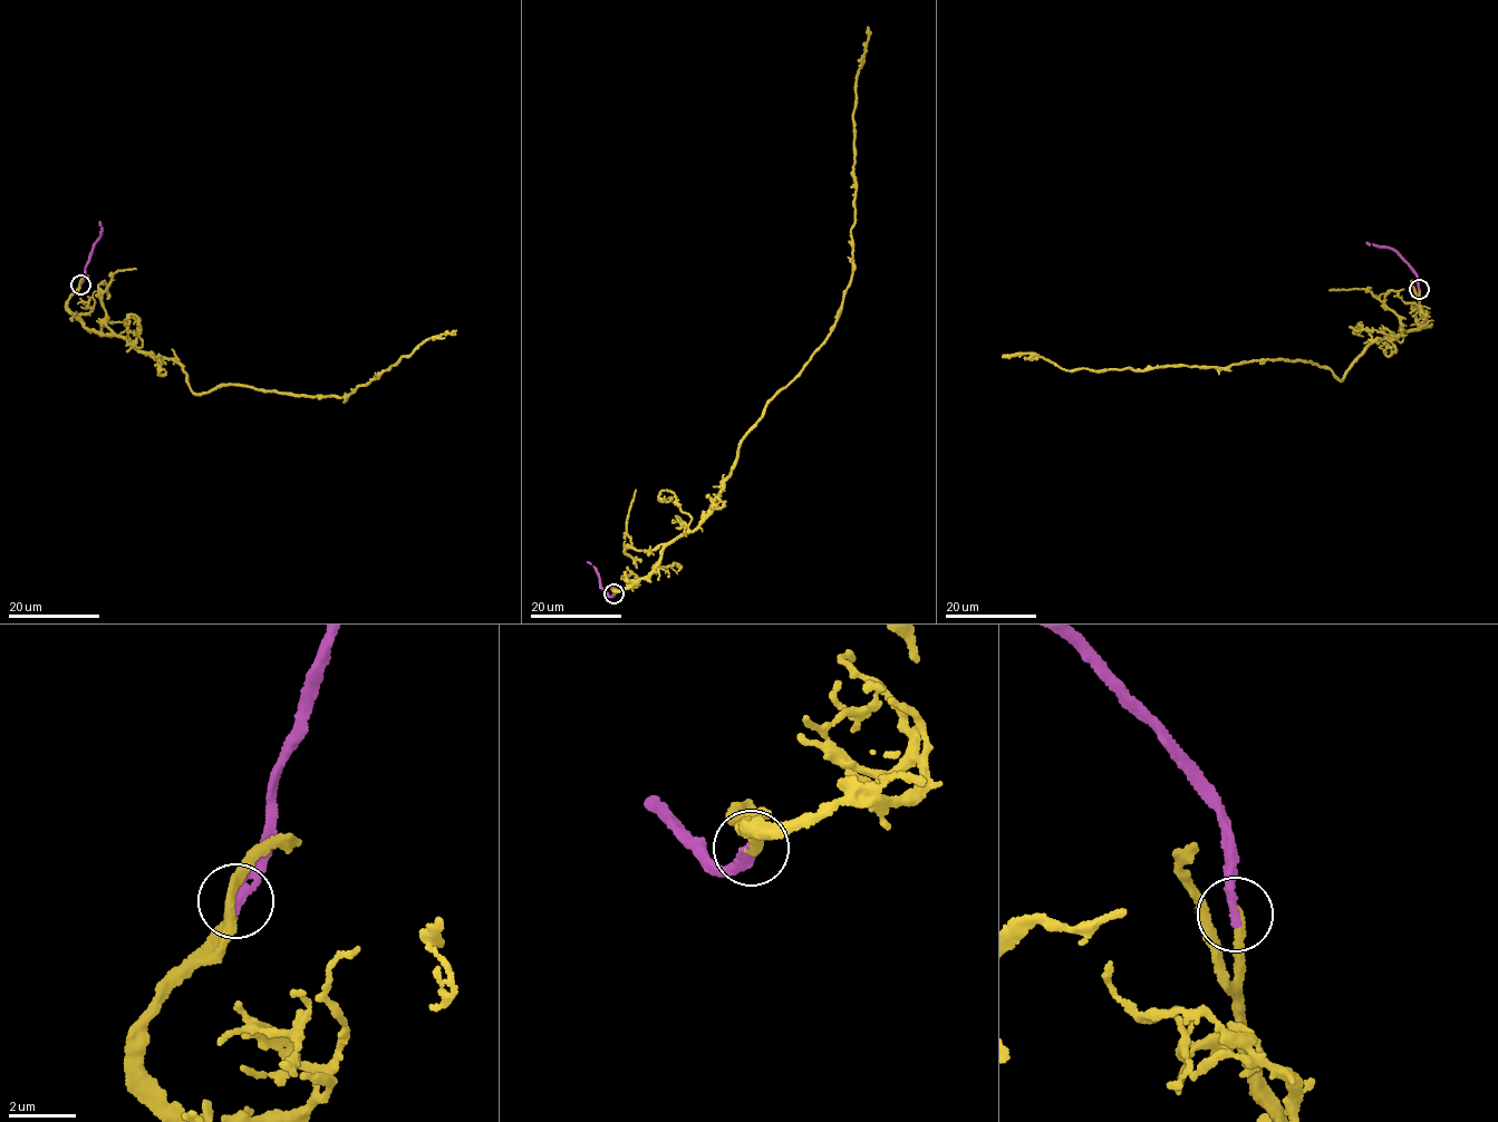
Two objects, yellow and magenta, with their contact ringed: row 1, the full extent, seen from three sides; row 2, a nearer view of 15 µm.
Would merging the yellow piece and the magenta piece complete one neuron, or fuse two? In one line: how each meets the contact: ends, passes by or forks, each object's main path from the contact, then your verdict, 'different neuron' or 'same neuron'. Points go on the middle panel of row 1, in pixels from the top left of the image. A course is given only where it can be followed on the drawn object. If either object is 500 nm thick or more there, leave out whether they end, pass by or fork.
yellow ends there; magenta ends there; yellow runs (614, 593), (648, 574), (663, 549), (697, 526), (766, 402), (834, 325), (852, 268), (853, 114), (868, 26); magenta runs (614, 593), (610, 597), (600, 586), (597, 569), (587, 562); same neuron

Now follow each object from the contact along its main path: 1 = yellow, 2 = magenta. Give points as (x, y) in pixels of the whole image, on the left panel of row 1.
1: (79, 283), (67, 307), (83, 326), (173, 359), (199, 394), (238, 383), (345, 397), (434, 336), (455, 330)
2: (79, 283), (103, 231), (98, 221)

